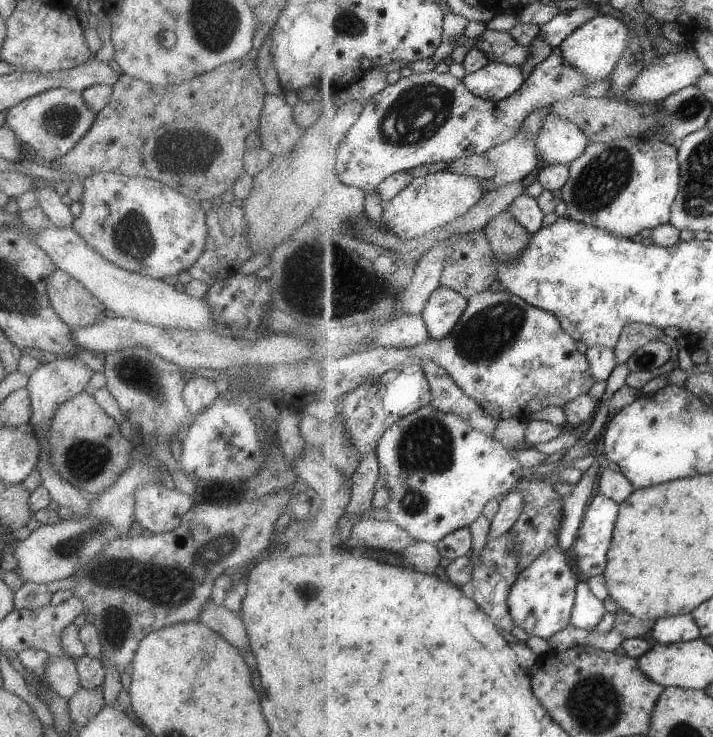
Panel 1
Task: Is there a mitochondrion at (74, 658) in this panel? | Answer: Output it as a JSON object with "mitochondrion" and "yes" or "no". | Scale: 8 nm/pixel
{"mitochondrion":"no"}

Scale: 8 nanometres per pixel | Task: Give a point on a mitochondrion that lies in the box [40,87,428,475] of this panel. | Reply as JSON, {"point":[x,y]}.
{"point":[330,282]}

